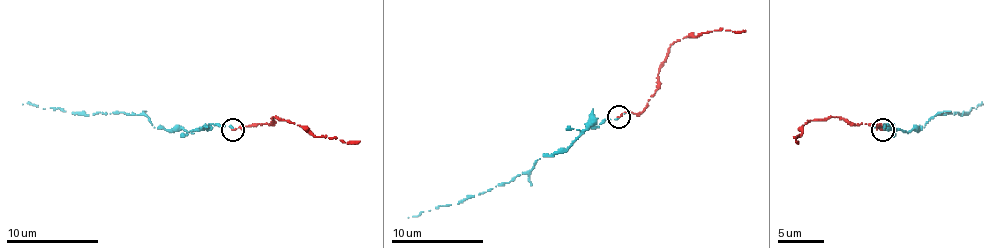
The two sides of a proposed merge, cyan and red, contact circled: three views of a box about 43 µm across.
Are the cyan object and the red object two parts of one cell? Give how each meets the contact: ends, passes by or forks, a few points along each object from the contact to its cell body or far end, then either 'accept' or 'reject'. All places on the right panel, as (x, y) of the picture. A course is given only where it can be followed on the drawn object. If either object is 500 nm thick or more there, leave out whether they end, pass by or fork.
cyan ends; red ends; course cyan (883, 129), (892, 124), (911, 131), (922, 129), (934, 115), (964, 115), (982, 103); course red (883, 129), (830, 117), (809, 120), (795, 138), (797, 143), (795, 140); accept

